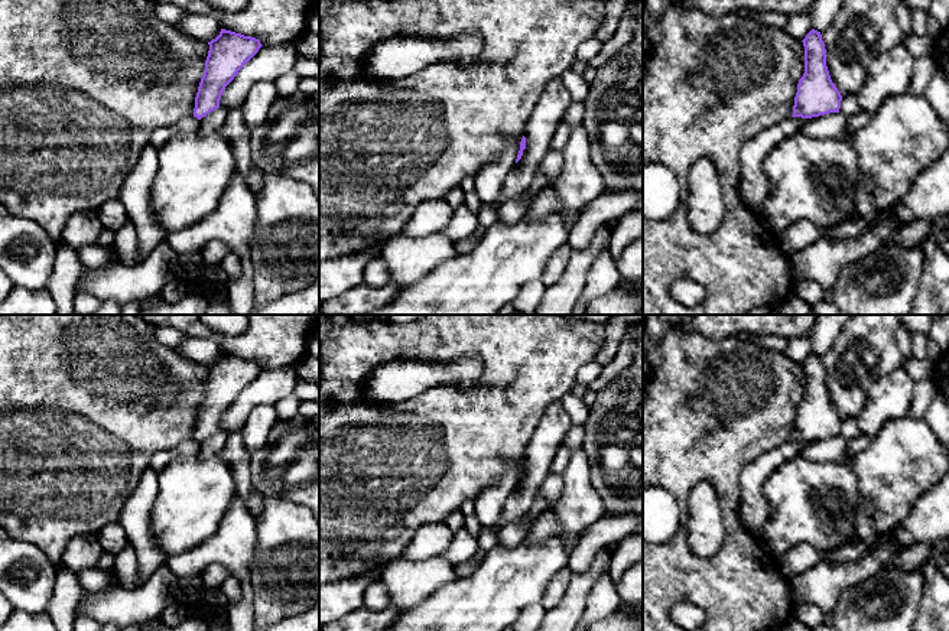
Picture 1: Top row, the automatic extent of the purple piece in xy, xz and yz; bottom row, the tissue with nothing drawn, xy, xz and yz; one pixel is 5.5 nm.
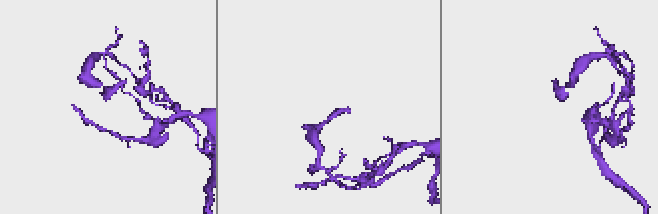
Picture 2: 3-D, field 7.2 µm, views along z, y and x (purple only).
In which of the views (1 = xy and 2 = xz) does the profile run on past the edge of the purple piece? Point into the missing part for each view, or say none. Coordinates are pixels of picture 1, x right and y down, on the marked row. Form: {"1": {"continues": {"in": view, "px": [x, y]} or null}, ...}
{"1": {"continues": null}, "2": {"continues": null}}

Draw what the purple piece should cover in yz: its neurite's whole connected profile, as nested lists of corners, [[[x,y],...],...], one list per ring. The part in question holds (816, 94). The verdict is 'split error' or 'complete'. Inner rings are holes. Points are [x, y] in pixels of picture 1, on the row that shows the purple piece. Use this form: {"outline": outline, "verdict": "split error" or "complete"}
{"outline": [[[812,29],[802,42],[805,74],[797,84],[792,117],[812,118],[839,113],[842,95],[831,79],[820,32]]], "verdict": "complete"}

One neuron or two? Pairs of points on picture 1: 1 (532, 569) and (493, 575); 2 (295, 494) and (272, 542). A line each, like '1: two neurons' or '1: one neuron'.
1: one neuron
2: two neurons

